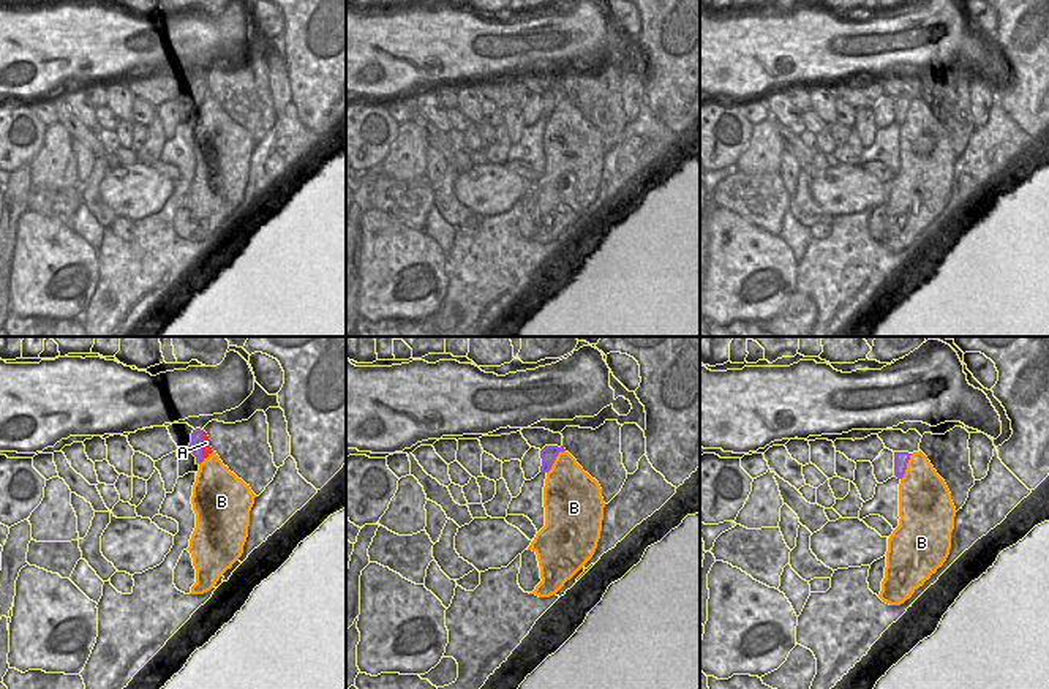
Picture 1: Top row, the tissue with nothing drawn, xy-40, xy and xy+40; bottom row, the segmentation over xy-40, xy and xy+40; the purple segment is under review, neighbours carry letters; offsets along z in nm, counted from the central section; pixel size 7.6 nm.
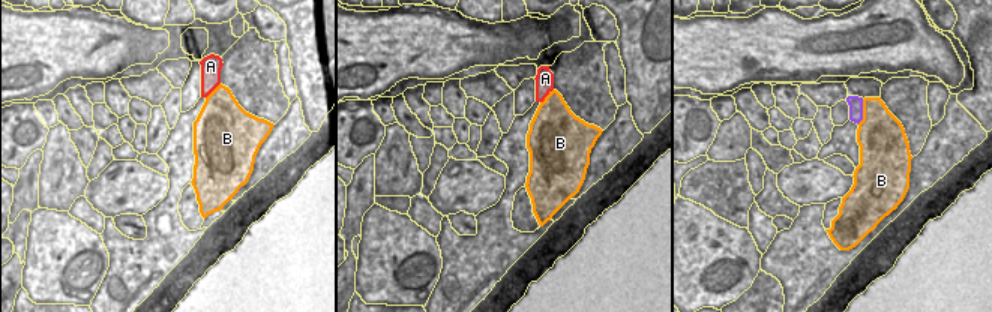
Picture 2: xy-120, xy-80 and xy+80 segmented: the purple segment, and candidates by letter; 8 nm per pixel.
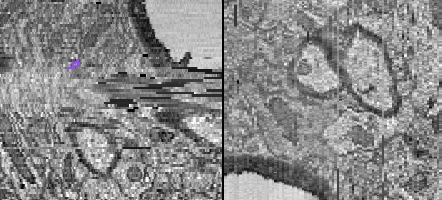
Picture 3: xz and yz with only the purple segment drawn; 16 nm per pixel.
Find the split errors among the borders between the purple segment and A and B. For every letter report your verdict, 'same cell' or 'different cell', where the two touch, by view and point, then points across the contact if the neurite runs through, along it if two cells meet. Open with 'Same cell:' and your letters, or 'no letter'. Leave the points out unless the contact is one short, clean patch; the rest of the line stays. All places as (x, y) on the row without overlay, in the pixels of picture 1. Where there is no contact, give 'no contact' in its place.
Same cell: A
A: same cell | xy-40 (201, 92)
B: different cell | xy (555, 105)

